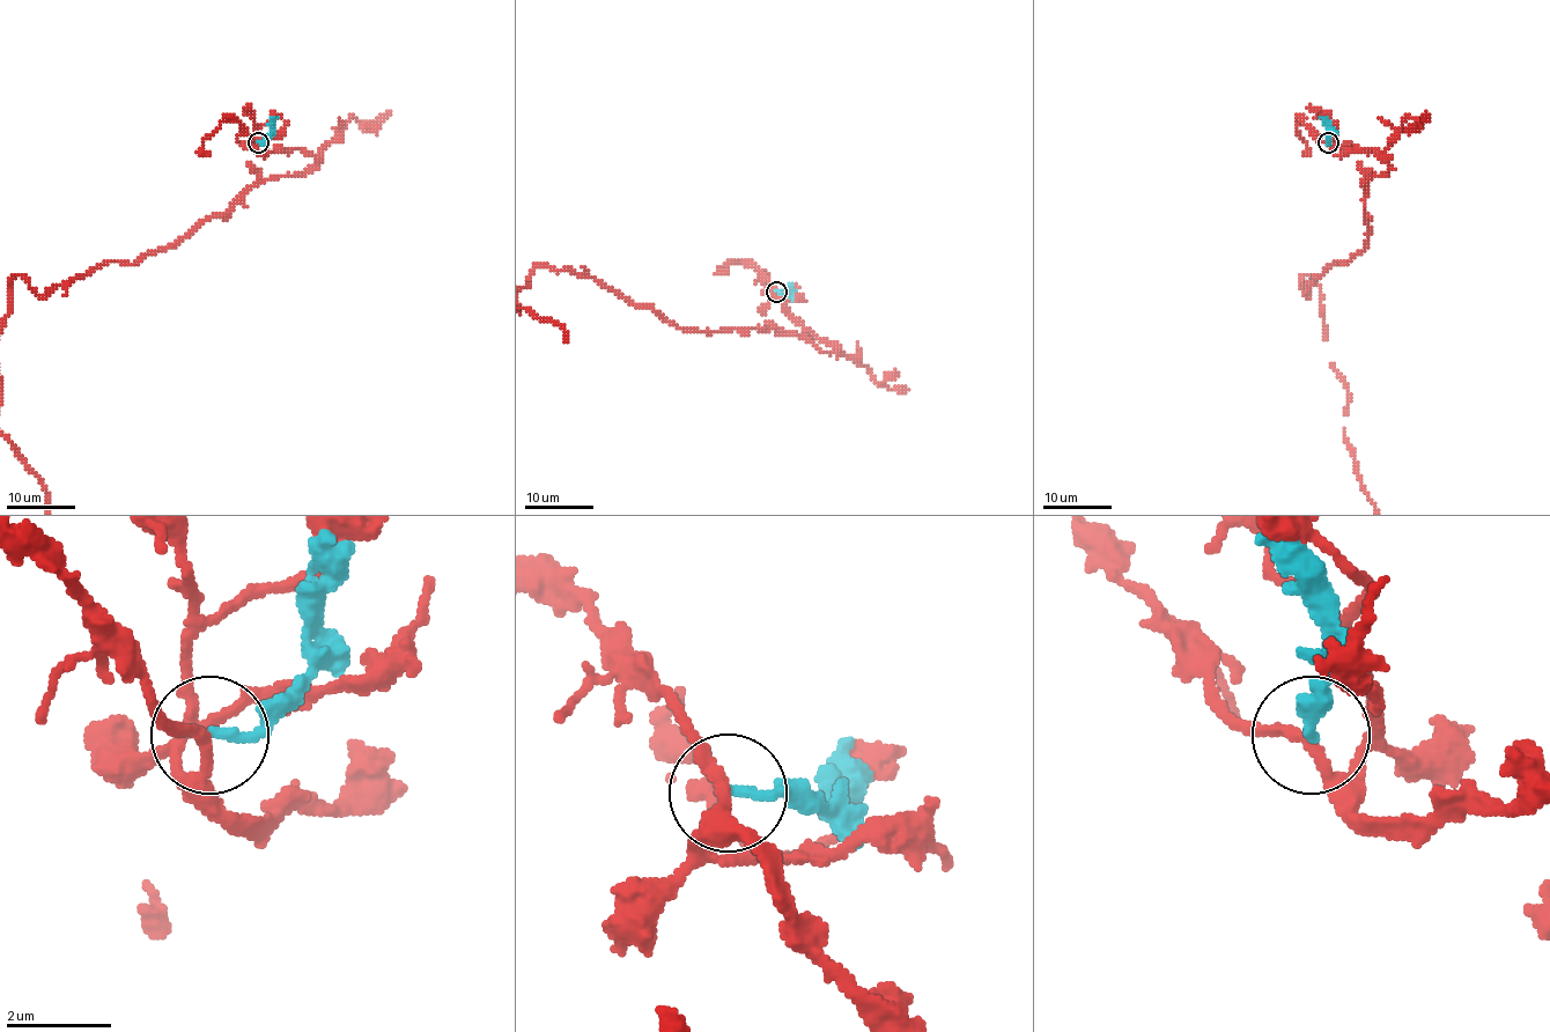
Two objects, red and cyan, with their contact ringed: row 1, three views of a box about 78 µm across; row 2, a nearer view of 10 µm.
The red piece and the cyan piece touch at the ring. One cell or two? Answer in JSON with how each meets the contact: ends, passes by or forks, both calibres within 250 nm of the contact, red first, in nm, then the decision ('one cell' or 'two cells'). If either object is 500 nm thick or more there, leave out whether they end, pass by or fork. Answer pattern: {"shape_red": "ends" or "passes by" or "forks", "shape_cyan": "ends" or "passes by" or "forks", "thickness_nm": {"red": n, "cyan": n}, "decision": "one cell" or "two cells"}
{"shape_red": "passes by", "shape_cyan": "ends", "thickness_nm": {"red": 200, "cyan": 180}, "decision": "two cells"}

